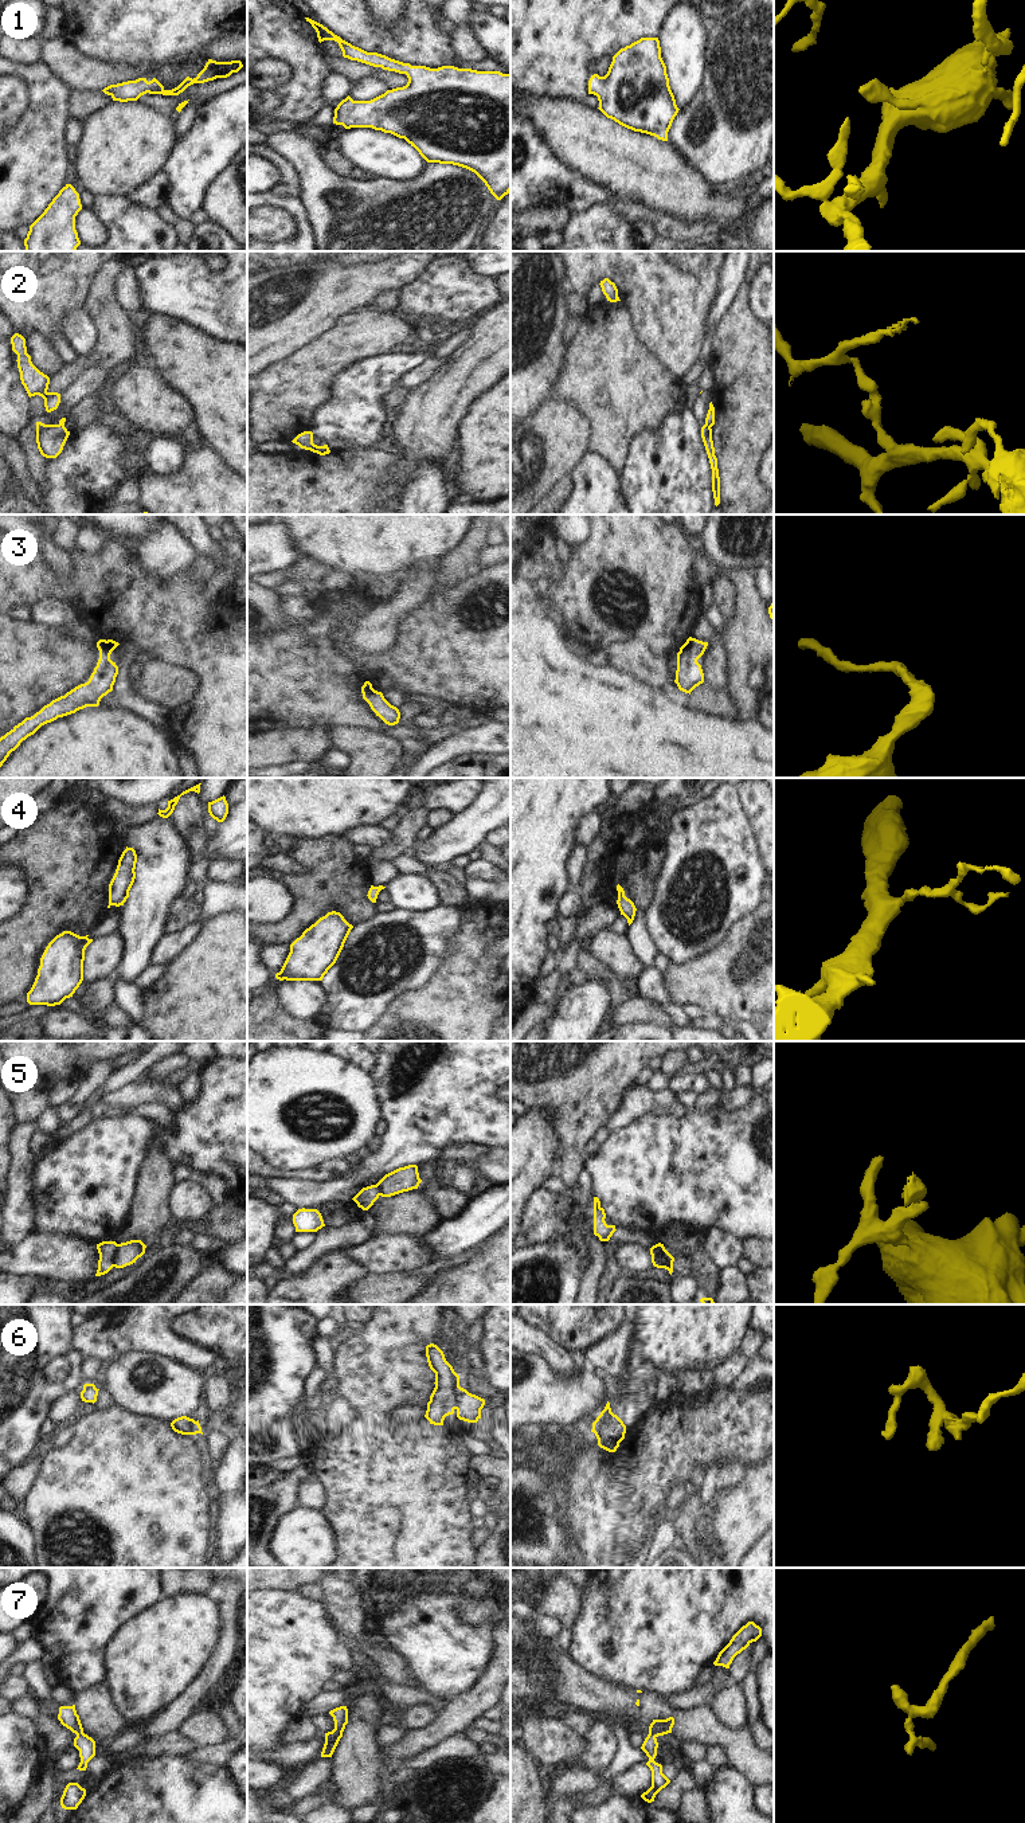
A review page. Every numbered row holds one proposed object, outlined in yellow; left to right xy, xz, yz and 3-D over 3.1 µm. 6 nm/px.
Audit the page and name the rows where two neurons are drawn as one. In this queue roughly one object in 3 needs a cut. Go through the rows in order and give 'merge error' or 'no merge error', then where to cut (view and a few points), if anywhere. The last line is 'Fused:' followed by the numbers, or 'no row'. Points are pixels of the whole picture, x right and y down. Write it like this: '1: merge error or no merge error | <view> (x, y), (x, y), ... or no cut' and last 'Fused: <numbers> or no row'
1: no merge error | no cut
2: merge error | xz (327, 445), (310, 450)
3: no merge error | no cut
4: no merge error | no cut
5: merge error | xy (117, 1244), (112, 1266)
6: merge error | xz (460, 1387), (454, 1408)
7: no merge error | no cut
Fused: 2, 5, 6

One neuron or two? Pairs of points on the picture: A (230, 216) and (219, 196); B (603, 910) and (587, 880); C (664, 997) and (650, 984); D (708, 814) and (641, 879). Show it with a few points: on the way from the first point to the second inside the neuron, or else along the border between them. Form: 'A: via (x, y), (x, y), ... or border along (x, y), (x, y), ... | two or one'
A: via (230, 211), (225, 202) | one
B: border along (597, 900), (583, 916) | two
C: via (661, 994), (653, 986) | one
D: border along (662, 869), (650, 907) | two

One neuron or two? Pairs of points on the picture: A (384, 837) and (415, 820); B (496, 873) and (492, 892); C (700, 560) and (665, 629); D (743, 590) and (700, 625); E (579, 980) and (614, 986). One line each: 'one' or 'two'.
A: two
B: two
C: two
D: one
E: two

